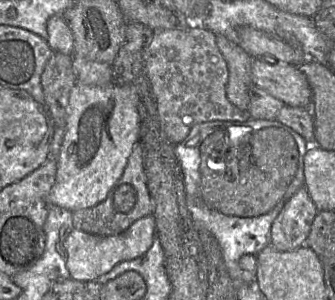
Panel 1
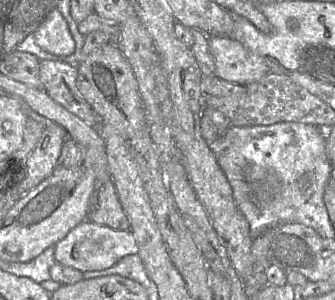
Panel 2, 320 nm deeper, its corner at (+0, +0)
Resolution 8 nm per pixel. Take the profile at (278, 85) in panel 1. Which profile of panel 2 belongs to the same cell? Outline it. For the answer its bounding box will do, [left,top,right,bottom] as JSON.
[209,36,270,85]

